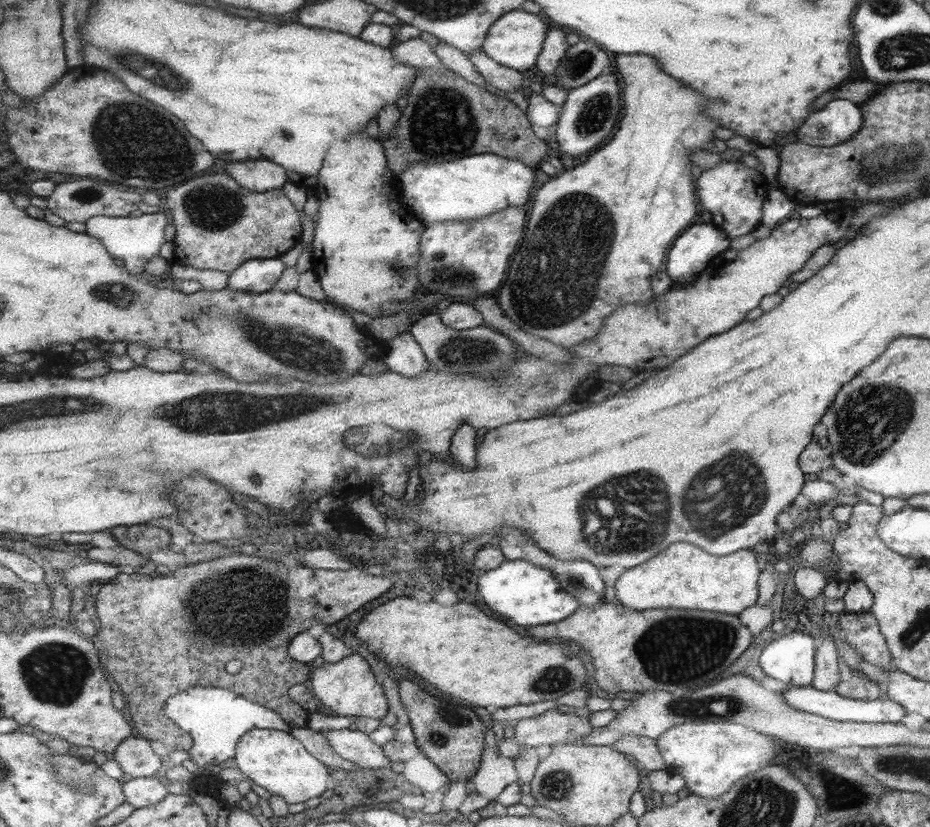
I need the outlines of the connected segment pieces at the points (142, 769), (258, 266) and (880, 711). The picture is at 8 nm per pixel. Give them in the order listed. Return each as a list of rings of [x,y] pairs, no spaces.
[[[130,736],[113,752],[114,760],[122,772],[132,778],[149,778],[163,772],[163,760],[157,756],[143,736]]]
[[[277,257],[248,260],[228,275],[225,287],[231,290],[264,293],[270,291],[285,272],[285,261]]]
[[[788,685],[787,690],[781,692],[783,702],[794,708],[795,710],[802,710],[803,712],[810,712],[823,718],[832,721],[841,721],[849,723],[899,723],[903,718],[903,710],[898,704],[891,702],[889,699],[875,699],[875,700],[855,700],[854,698],[843,698],[839,696],[834,690],[823,692],[815,690],[811,686],[798,687],[795,685]]]

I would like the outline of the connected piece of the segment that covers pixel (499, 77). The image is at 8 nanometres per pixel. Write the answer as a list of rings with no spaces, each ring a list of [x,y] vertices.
[[[483,50],[469,55],[477,70],[485,77],[485,80],[497,90],[503,92],[515,92],[515,90],[524,89],[524,73],[506,66],[497,64],[497,61],[488,56]]]

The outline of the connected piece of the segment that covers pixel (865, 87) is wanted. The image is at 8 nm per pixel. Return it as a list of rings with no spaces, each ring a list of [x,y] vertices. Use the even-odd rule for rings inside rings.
[[[855,80],[855,82],[847,82],[841,84],[839,88],[834,88],[831,91],[824,92],[817,102],[813,104],[815,110],[823,110],[823,107],[831,100],[845,99],[852,101],[853,104],[860,105],[867,98],[871,98],[877,89],[884,87],[883,83],[875,83],[871,81]]]

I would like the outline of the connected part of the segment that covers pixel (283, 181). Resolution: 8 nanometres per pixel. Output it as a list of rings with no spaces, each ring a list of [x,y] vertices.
[[[269,160],[229,162],[227,172],[253,192],[283,188],[290,180],[284,166]]]

